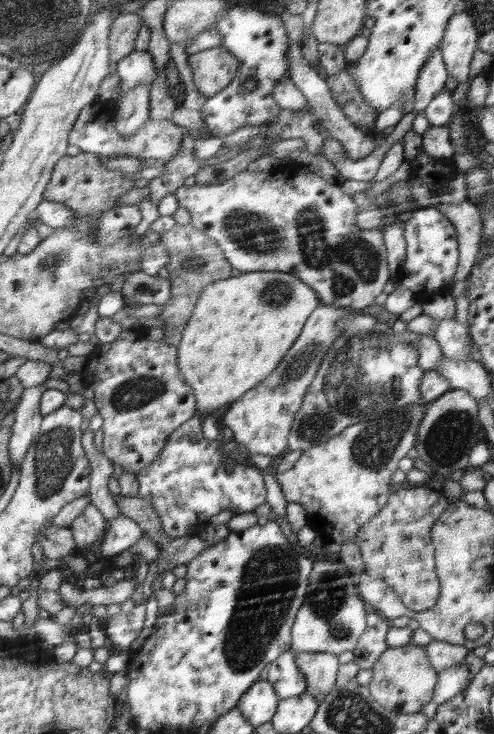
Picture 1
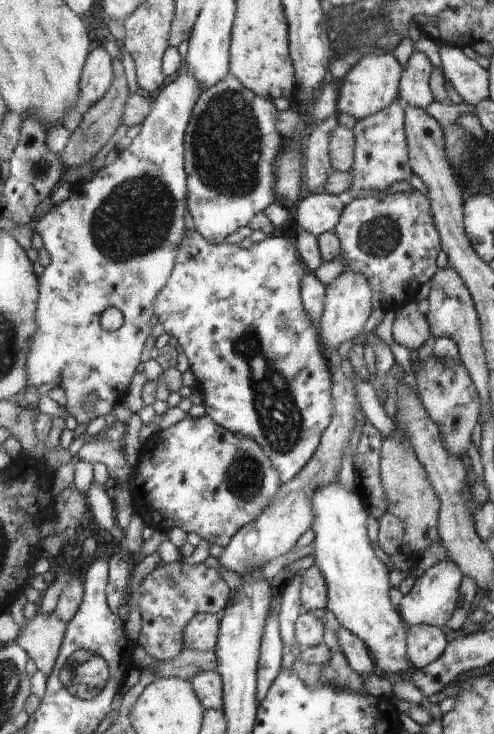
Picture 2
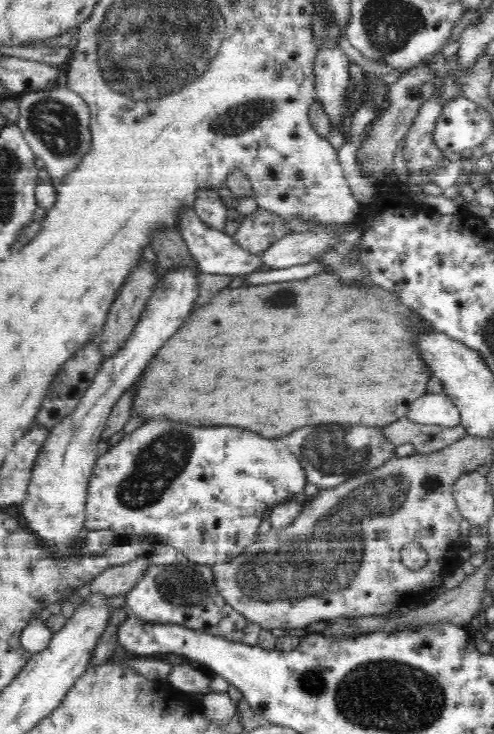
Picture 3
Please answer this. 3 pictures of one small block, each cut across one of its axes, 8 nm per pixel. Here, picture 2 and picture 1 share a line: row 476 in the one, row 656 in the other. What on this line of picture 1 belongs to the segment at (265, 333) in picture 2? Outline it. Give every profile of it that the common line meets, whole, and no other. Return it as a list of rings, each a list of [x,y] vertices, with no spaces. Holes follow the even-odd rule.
[[[291,649],[271,662],[267,680],[273,683],[280,700],[298,696],[307,690],[307,679],[295,662]]]

